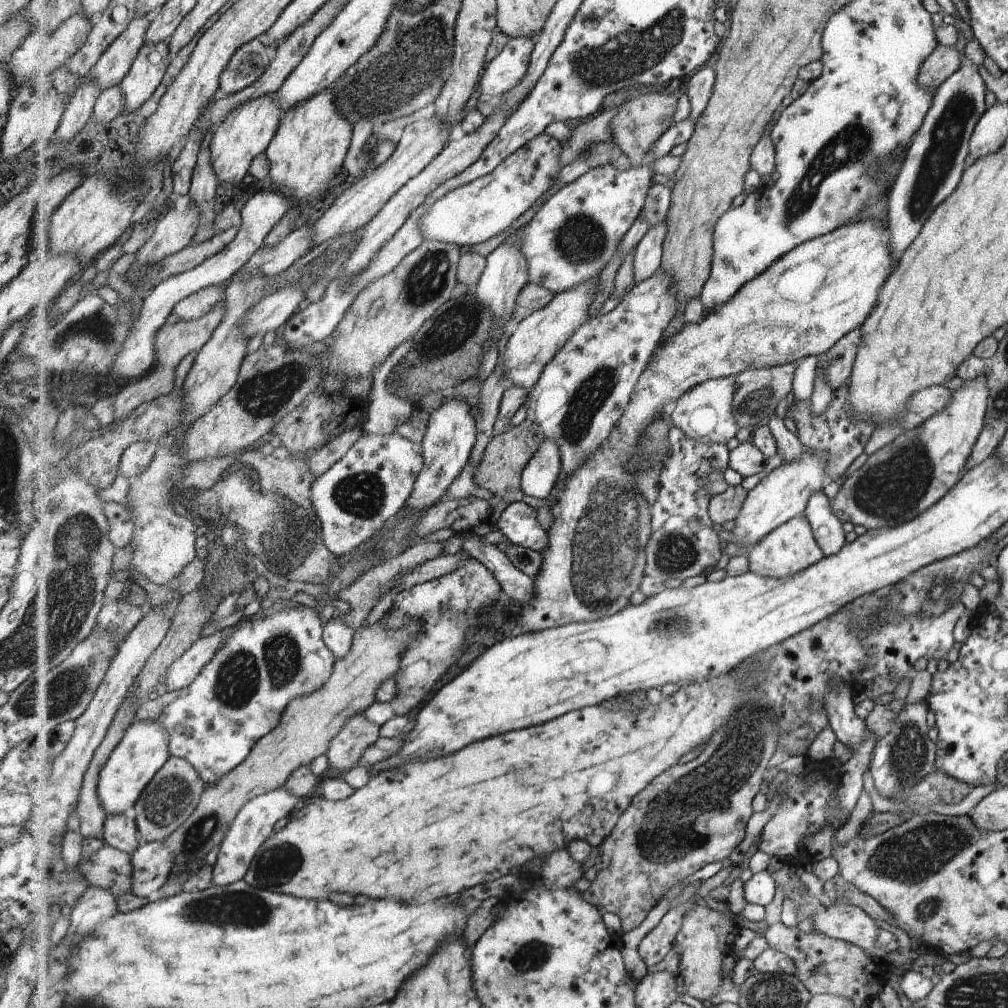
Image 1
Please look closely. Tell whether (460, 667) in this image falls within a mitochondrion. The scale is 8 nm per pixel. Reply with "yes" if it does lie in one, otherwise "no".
no

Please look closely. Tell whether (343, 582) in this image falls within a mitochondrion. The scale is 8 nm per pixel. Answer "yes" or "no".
no

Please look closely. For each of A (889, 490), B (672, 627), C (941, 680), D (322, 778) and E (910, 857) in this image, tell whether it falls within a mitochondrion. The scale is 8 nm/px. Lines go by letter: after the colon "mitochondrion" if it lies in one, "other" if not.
A: mitochondrion
B: mitochondrion
C: other
D: other
E: mitochondrion

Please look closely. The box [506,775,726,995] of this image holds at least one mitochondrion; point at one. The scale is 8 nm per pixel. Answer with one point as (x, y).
(650, 844)

